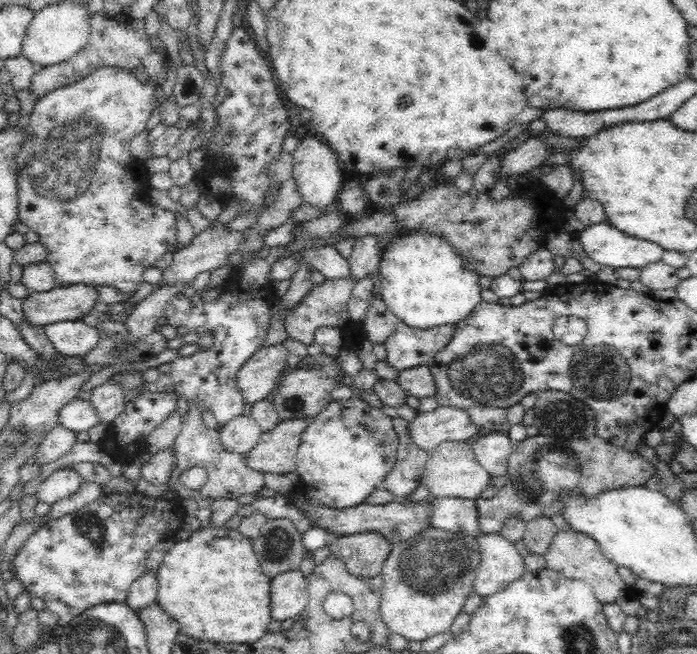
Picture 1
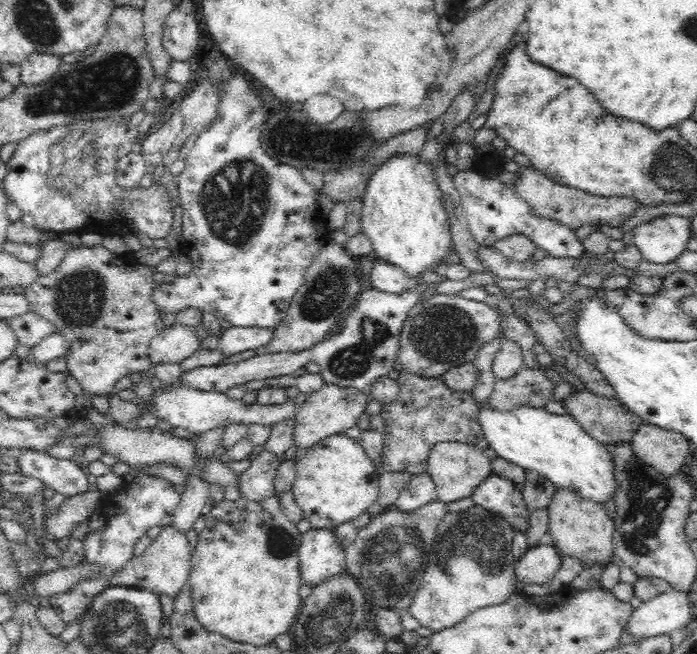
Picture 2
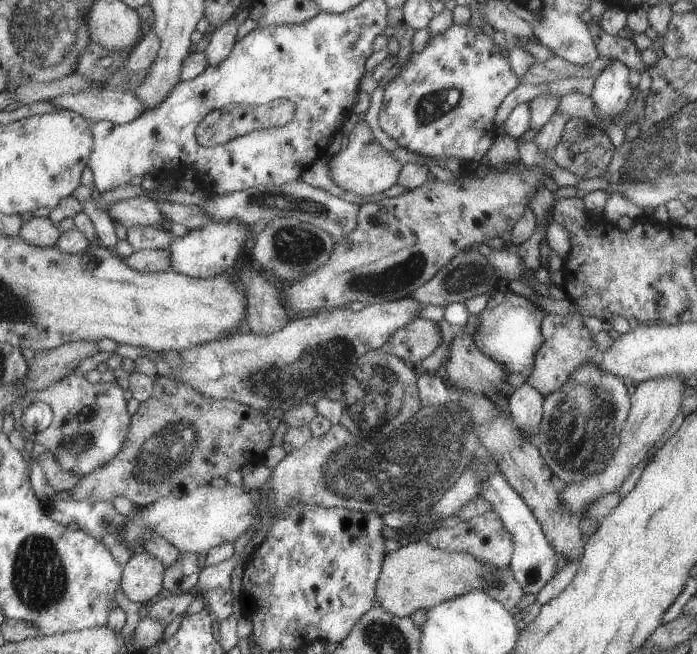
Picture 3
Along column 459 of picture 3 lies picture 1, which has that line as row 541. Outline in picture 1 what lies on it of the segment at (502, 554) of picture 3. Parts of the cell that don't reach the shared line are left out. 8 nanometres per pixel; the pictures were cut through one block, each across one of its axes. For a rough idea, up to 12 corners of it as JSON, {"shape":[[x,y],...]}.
{"shape":[[540,516],[525,524],[522,542],[545,555],[558,527]]}

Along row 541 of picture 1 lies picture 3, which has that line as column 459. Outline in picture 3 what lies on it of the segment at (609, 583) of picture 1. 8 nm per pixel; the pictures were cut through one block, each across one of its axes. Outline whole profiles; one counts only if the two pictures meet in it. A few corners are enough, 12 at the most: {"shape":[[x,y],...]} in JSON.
{"shape":[[410,540],[386,553],[374,588],[396,617],[501,584],[465,552]]}

